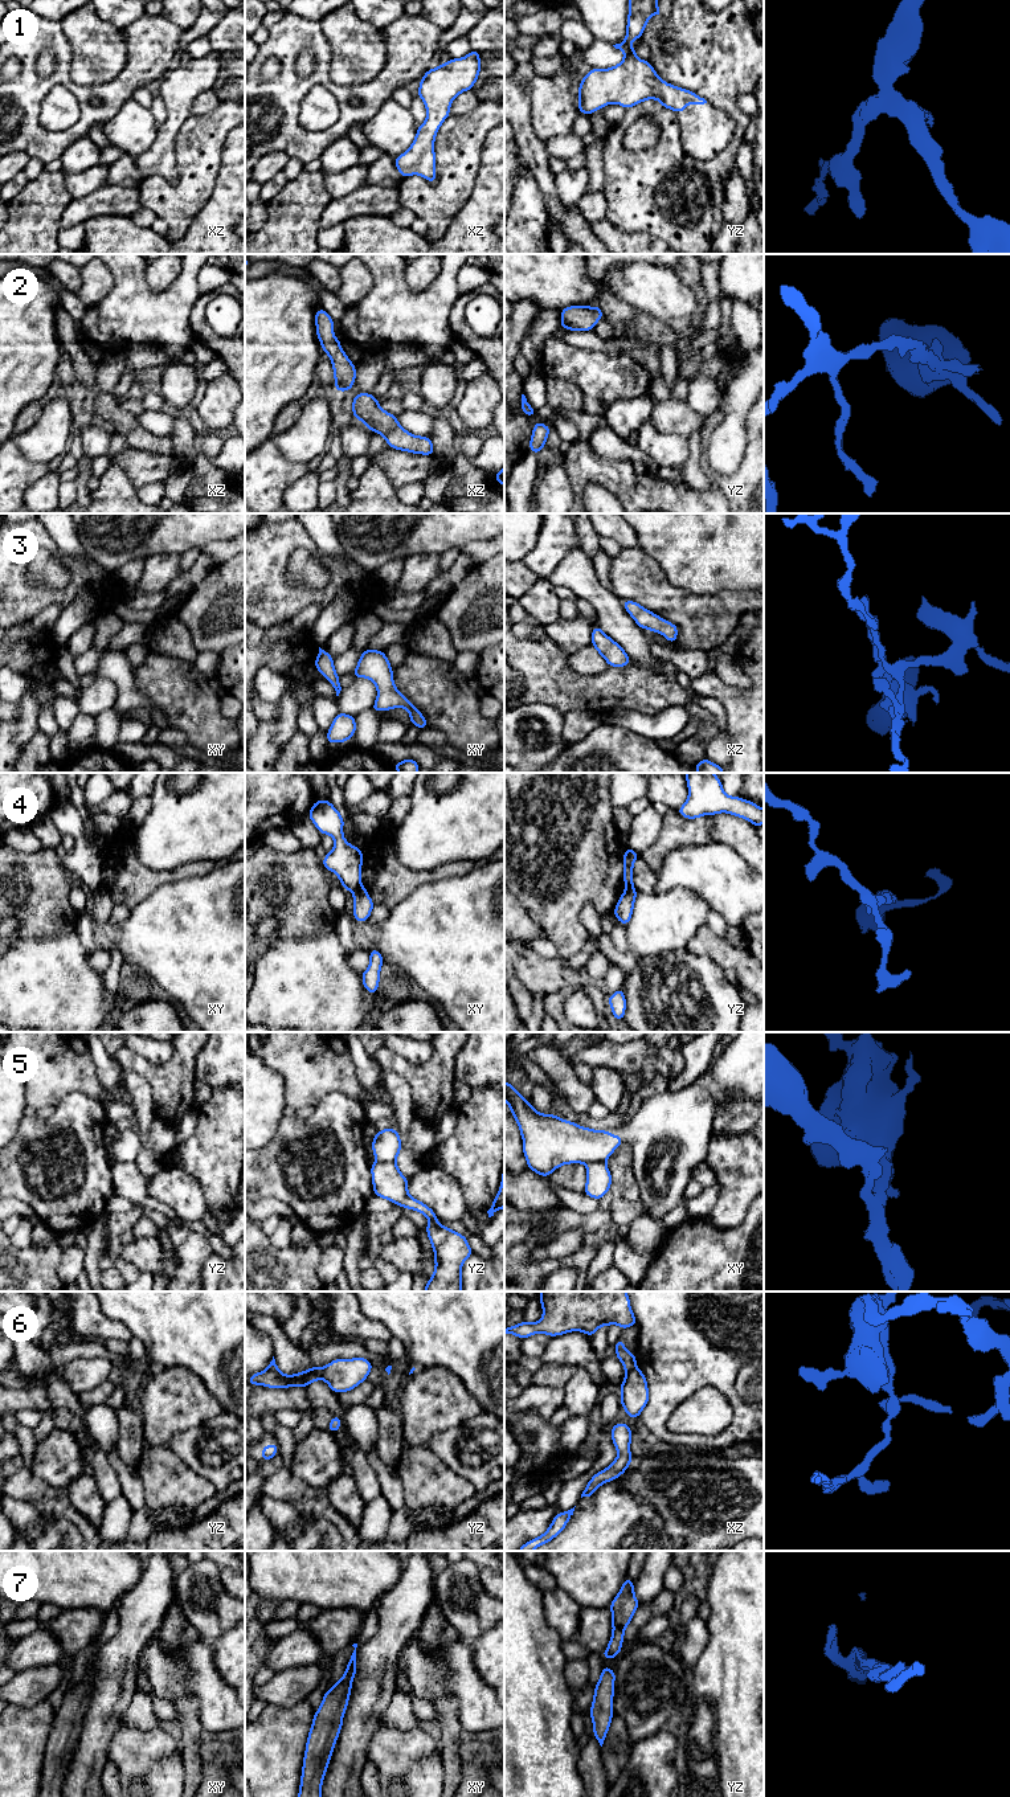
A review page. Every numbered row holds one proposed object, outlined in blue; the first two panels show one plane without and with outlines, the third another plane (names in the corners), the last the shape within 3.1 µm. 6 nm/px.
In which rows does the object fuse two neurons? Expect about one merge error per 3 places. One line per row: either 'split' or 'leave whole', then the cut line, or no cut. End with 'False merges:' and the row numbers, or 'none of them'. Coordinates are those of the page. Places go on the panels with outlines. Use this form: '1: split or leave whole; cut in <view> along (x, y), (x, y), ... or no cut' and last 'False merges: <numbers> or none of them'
1: leave whole; no cut
2: leave whole; no cut
3: leave whole; no cut
4: split; cut in xy along (360, 885), (354, 892)
5: split; cut in yz along (376, 1161), (395, 1162)
6: split; cut in yz along (323, 1368), (321, 1378)
7: leave whole; no cut
False merges: 4, 5, 6

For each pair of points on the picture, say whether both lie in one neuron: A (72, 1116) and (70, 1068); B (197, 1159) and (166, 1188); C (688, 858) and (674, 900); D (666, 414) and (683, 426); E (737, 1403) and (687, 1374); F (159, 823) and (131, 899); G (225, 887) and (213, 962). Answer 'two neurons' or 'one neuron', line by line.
A: two neurons
B: two neurons
C: two neurons
D: one neuron
E: one neuron
F: two neurons
G: one neuron

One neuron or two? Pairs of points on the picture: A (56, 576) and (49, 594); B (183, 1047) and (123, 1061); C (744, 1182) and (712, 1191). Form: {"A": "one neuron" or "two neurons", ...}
{"A": "two neurons", "B": "one neuron", "C": "two neurons"}

